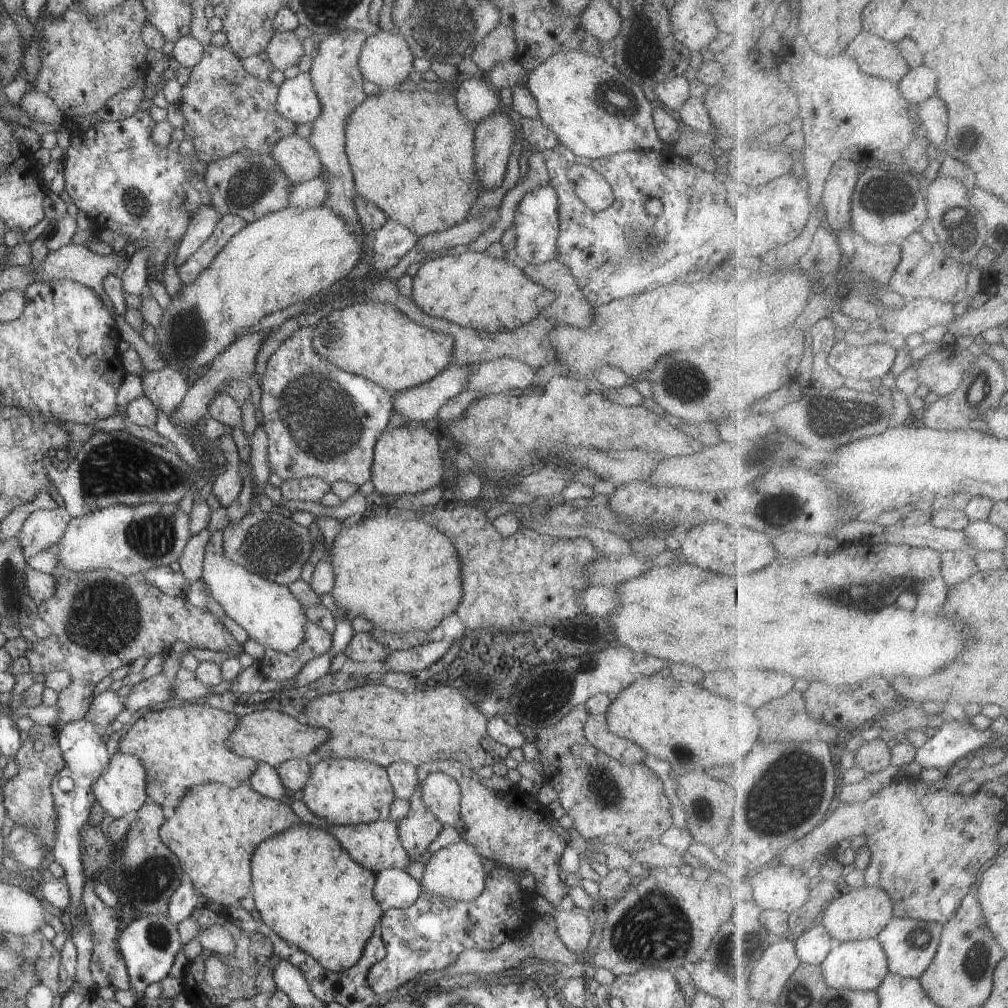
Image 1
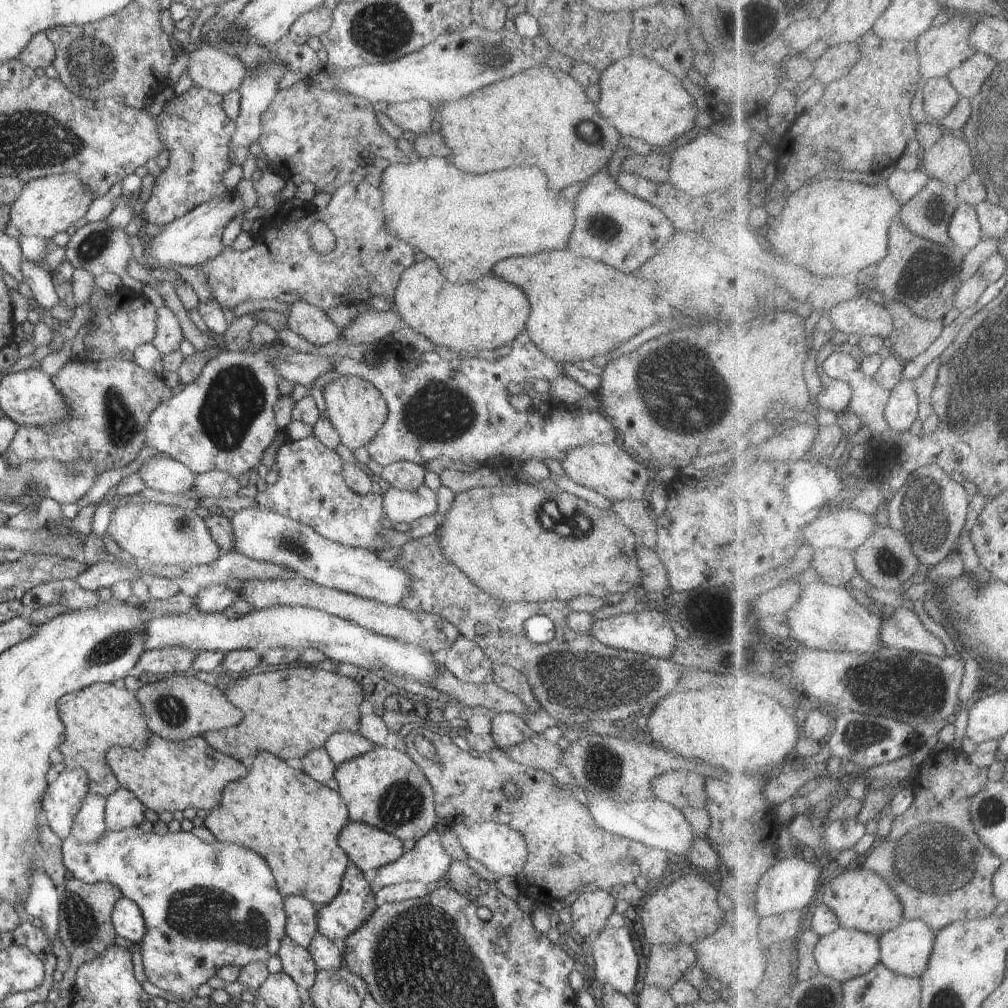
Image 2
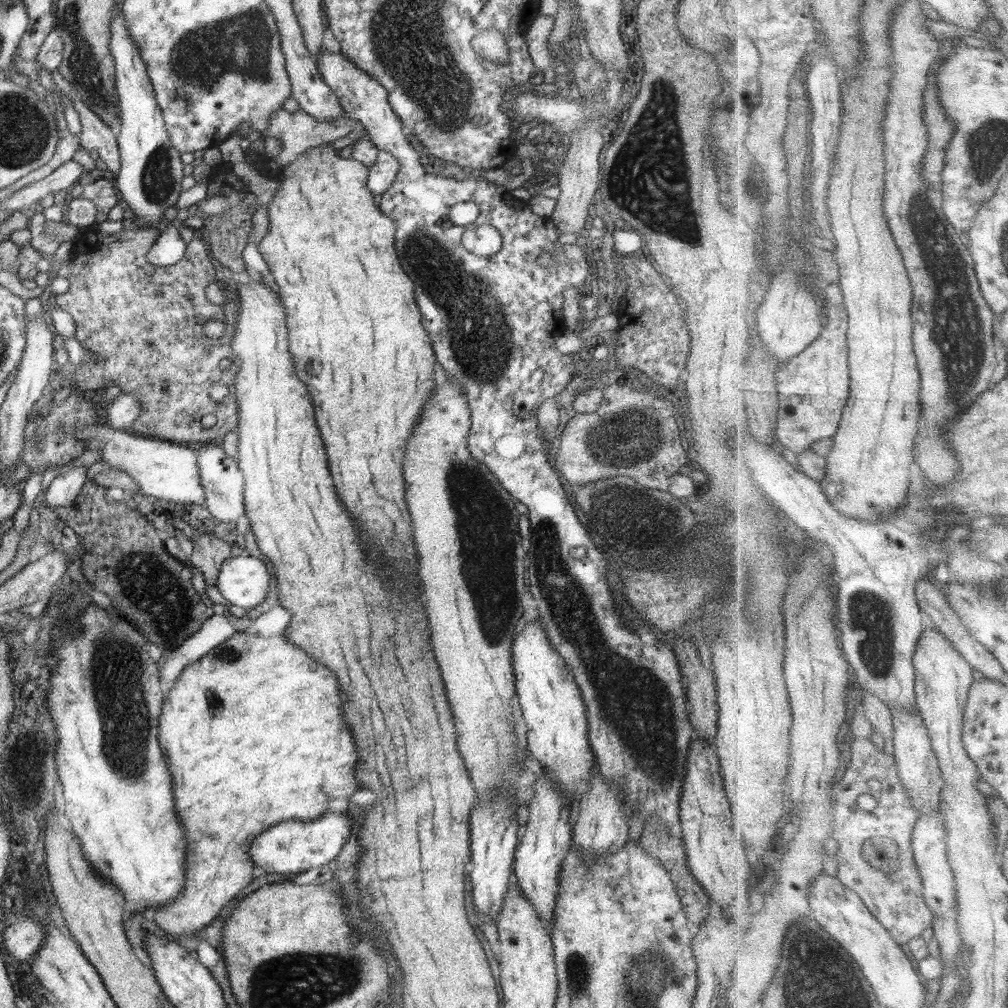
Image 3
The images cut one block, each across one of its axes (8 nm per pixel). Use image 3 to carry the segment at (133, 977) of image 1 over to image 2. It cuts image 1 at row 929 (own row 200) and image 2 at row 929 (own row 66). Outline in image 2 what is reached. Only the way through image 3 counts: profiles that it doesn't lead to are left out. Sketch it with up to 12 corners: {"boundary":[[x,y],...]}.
{"boundary":[[124,896],[111,921],[118,936],[141,944],[146,925],[140,907]]}

